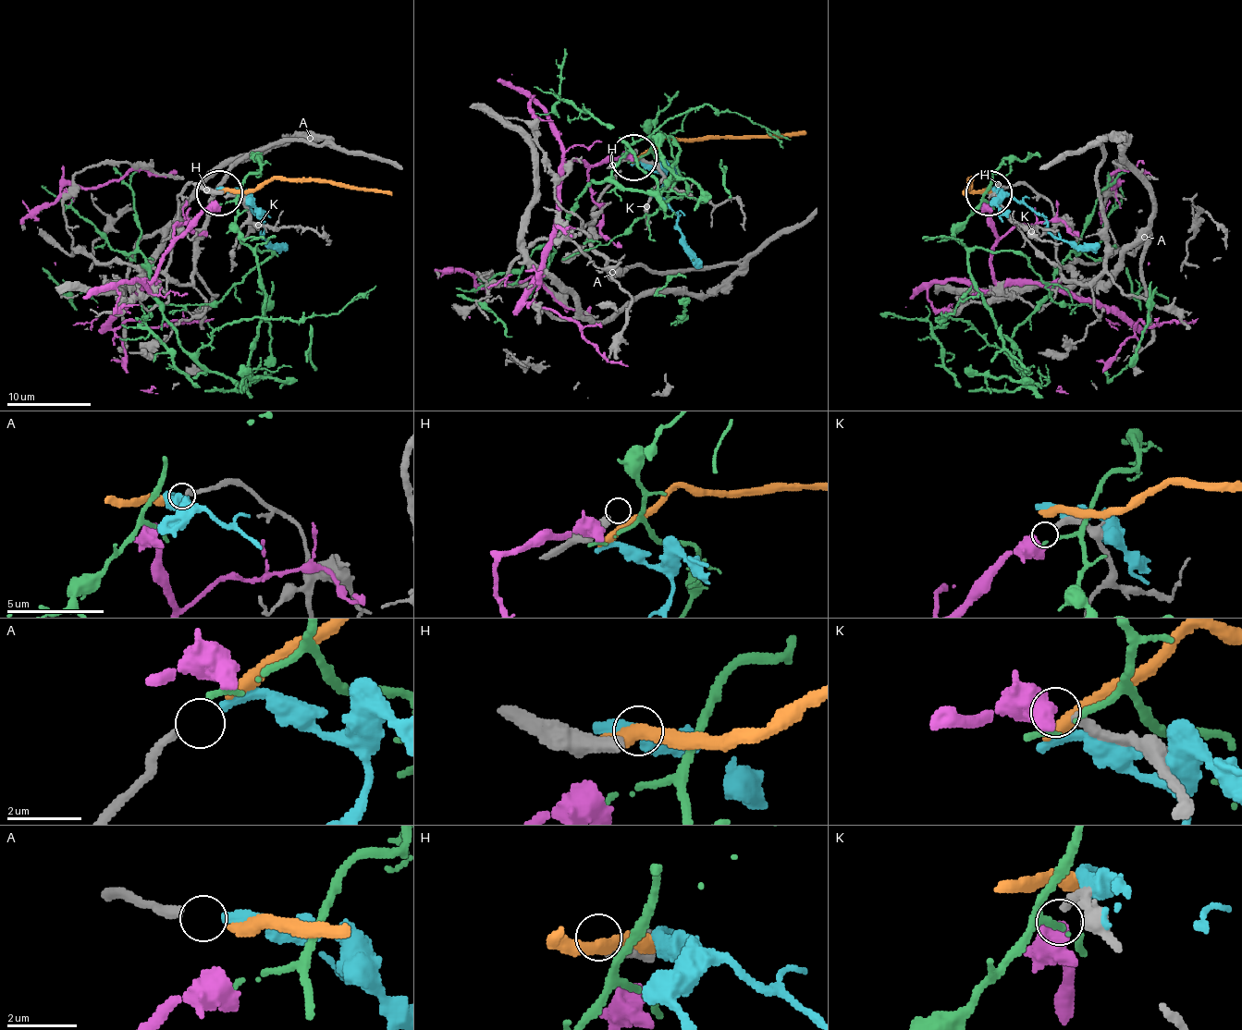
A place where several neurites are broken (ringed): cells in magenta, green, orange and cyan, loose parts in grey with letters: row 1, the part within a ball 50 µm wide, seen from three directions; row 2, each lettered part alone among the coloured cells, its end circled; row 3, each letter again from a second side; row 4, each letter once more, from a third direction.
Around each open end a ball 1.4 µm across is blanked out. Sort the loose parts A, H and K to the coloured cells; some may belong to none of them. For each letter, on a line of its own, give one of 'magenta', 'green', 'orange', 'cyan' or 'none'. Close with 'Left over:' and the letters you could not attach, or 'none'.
A: cyan
H: none
K: magenta
Left over: H

